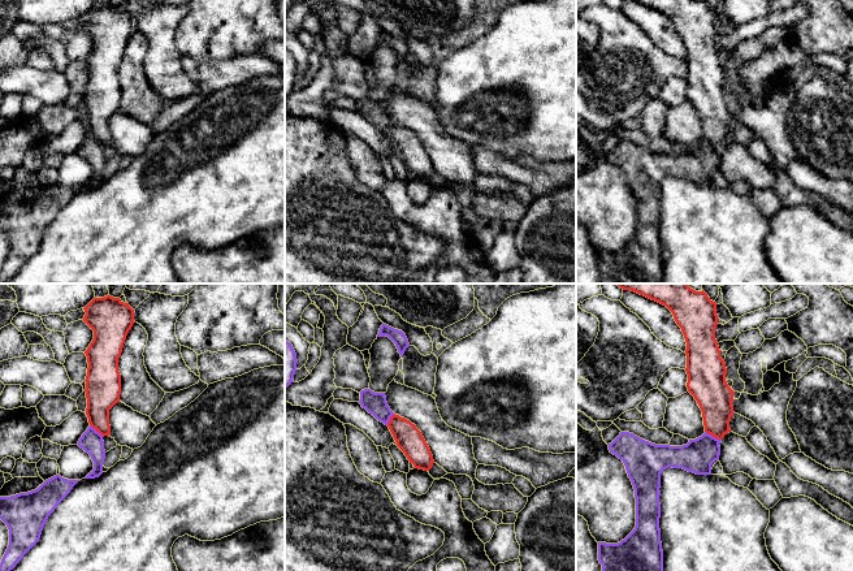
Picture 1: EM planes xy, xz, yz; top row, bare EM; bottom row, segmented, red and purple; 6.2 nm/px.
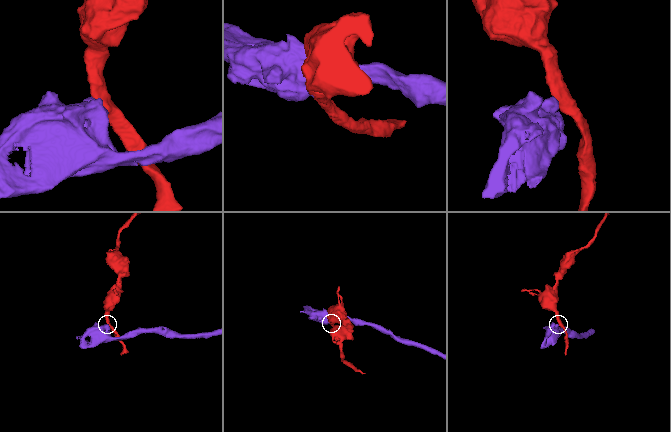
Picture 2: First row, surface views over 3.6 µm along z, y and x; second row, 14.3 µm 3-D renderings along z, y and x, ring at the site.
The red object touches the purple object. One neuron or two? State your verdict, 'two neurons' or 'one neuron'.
two neurons

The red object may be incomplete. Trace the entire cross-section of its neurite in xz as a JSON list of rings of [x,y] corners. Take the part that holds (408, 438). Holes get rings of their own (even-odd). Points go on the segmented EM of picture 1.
[[[393,415],[387,427],[397,442],[415,468],[429,471],[434,463],[433,455],[421,432],[410,420]]]

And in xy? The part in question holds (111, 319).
[[[94,298],[85,308],[83,321],[94,330],[87,356],[86,415],[103,437],[109,436],[109,410],[120,402],[118,358],[134,321],[134,310],[120,298]]]

